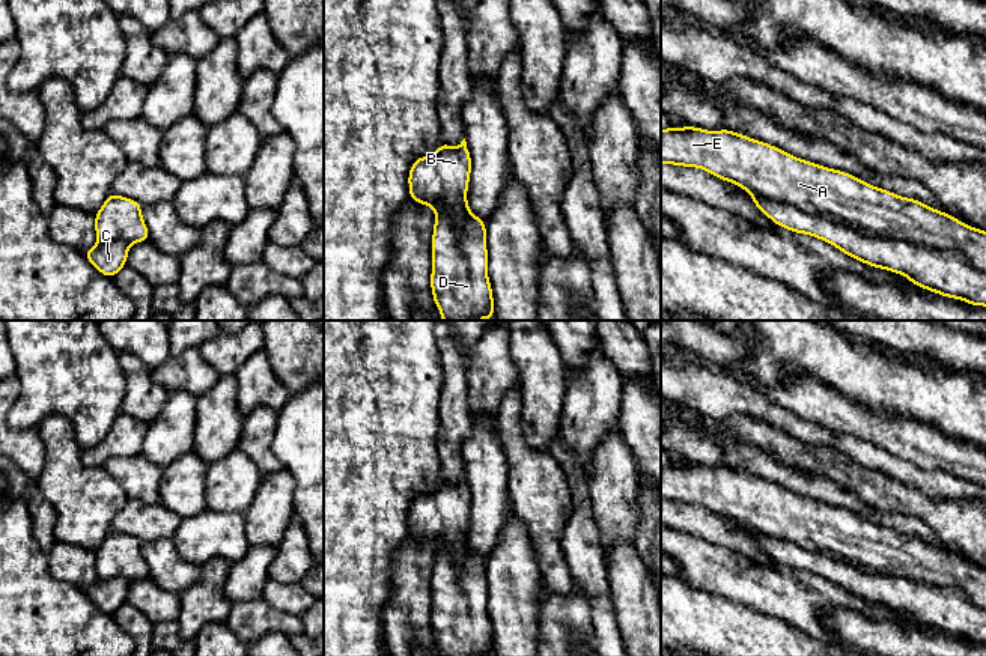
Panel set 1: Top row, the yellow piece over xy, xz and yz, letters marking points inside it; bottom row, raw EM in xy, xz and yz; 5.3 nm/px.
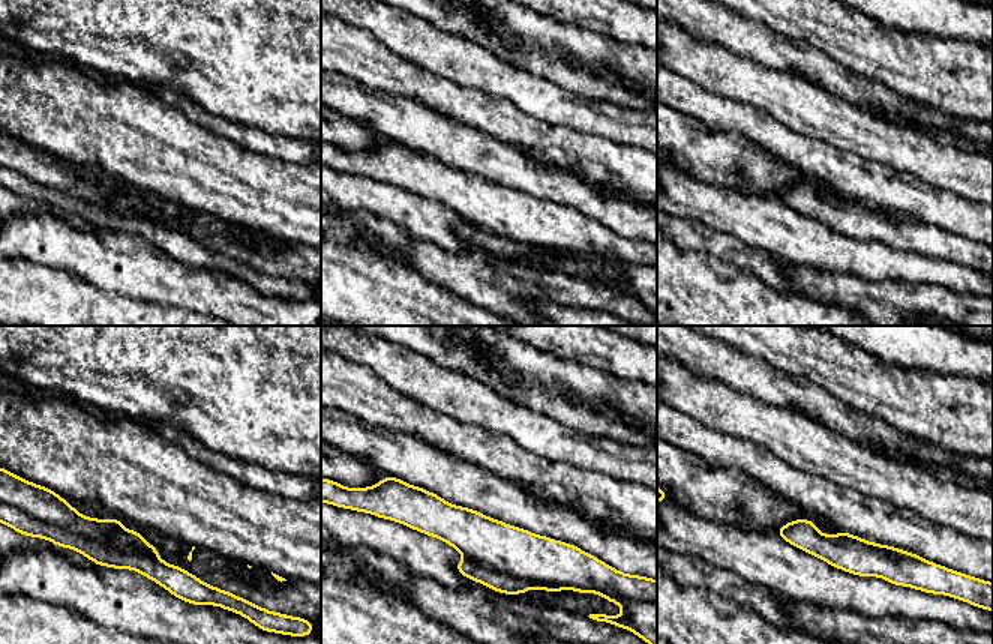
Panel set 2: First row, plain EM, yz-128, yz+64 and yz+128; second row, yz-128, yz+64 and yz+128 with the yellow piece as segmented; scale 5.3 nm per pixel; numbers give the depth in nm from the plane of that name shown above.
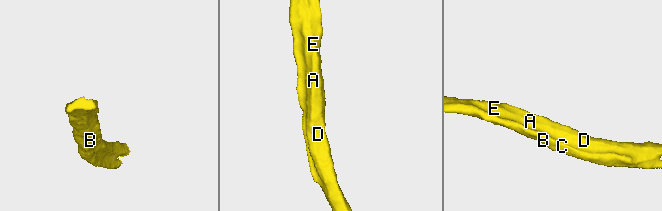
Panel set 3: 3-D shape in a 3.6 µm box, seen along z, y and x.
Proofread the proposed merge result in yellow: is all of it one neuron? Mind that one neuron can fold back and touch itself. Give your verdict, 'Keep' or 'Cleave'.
Cleave

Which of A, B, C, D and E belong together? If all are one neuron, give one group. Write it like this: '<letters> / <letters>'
A D E / B C

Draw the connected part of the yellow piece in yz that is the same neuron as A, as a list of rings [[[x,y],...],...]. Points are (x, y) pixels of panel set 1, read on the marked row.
[[[661,129],[661,164],[697,167],[757,196],[855,232],[954,251],[986,271],[986,232],[857,176],[790,155],[730,129]]]

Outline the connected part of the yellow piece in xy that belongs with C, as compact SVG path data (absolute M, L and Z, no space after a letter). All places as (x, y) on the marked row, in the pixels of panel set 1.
M126 241L98 242L95 247L83 251L86 259L105 277L113 278L126 266L129 244Z

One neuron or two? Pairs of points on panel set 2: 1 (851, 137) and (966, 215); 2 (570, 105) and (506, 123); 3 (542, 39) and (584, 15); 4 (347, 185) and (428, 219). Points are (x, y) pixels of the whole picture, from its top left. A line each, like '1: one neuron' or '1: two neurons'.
1: two neurons
2: two neurons
3: two neurons
4: one neuron

